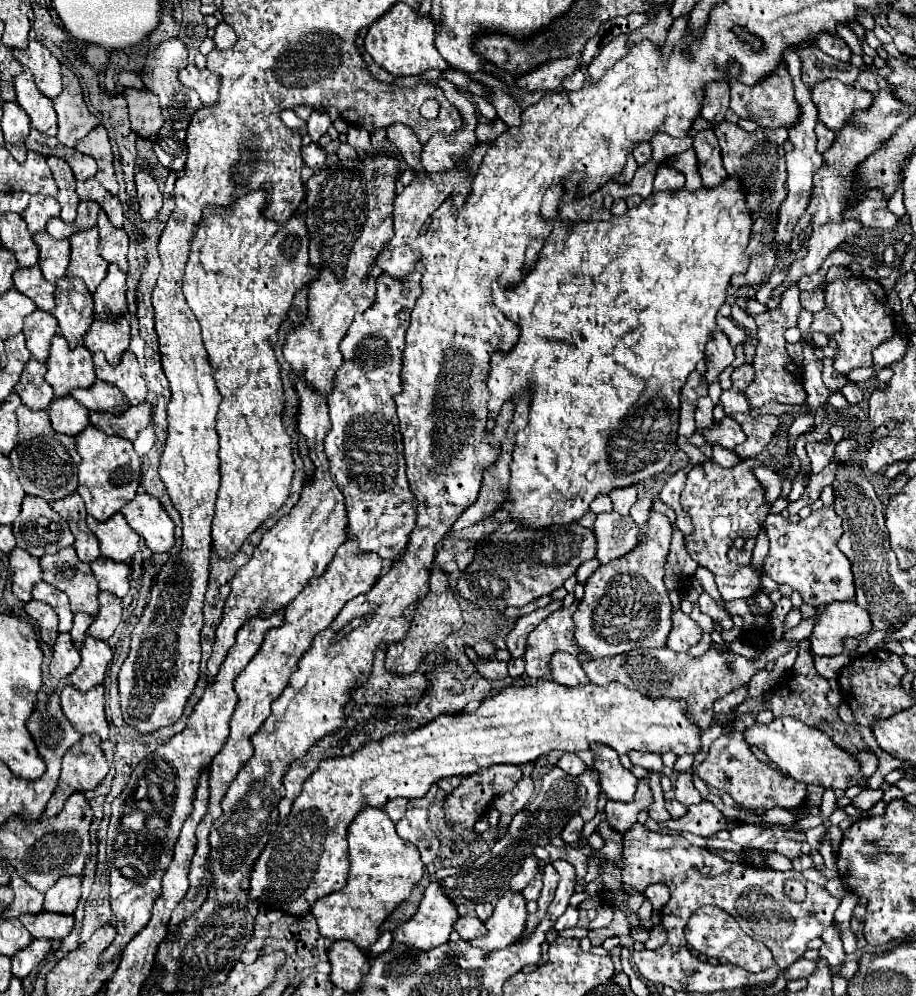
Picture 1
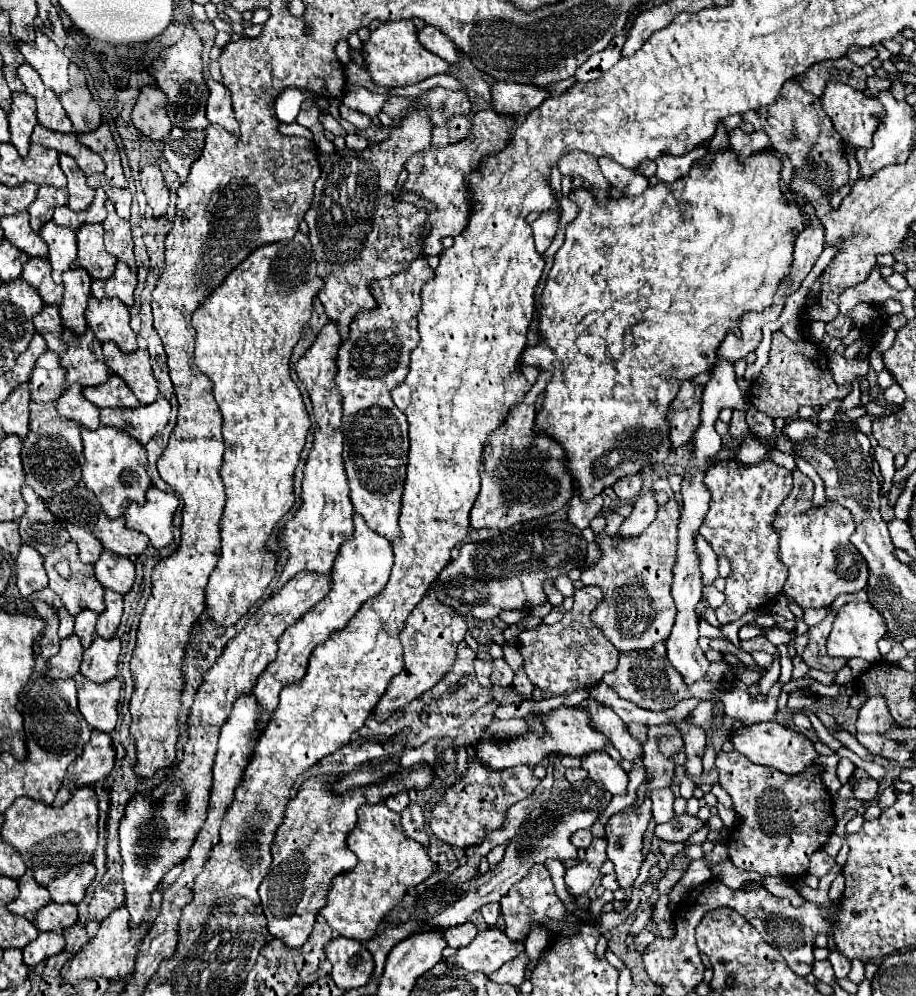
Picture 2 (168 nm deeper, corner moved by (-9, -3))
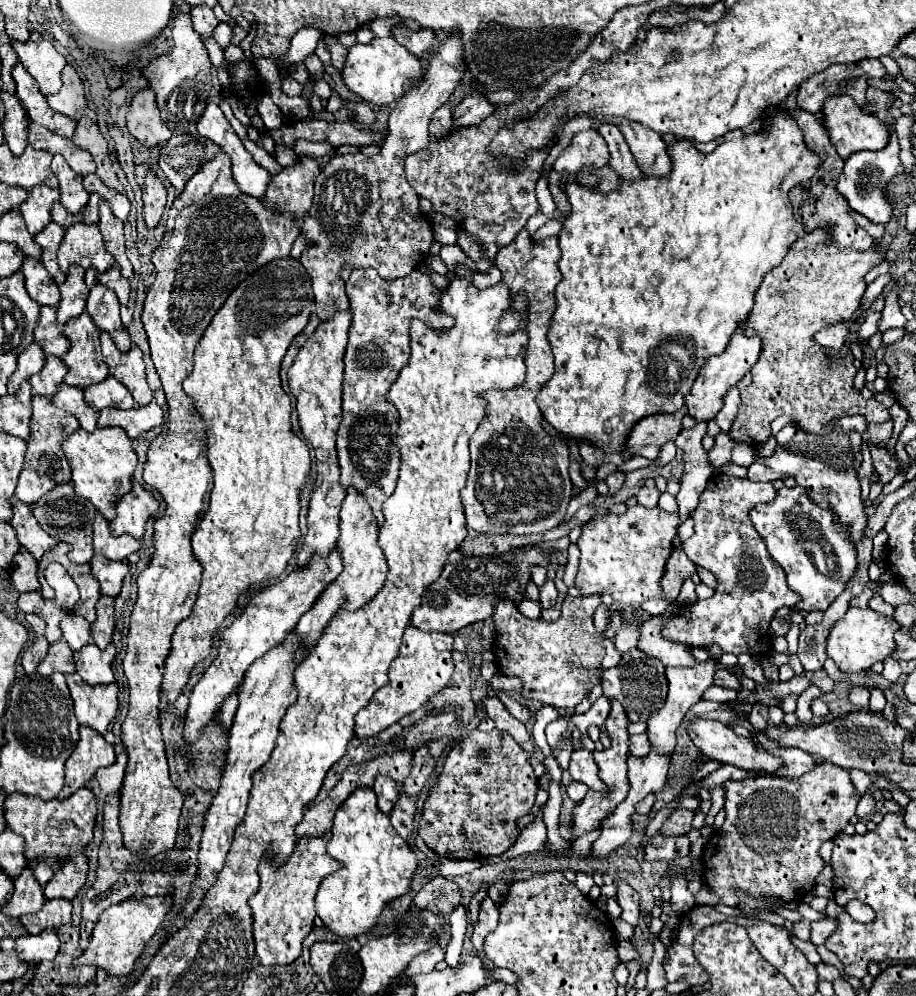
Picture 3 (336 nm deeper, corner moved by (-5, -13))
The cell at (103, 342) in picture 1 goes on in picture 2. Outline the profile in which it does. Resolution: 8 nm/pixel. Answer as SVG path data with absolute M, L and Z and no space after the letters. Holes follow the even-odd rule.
M90 299L86 309L88 327L98 341L114 341L124 353L136 351L136 335L130 327L130 311L120 299Z

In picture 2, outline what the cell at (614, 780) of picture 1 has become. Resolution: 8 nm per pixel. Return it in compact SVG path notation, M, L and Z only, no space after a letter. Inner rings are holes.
M606 751L586 753L582 757L582 767L588 771L592 781L602 783L612 795L626 795L628 773Z

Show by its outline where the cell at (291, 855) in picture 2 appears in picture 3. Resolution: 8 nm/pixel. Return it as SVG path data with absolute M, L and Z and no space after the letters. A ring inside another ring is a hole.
M328 833L318 839L308 839L300 841L290 855L290 859L280 867L274 869L268 865L264 859L258 867L260 875L260 889L258 893L250 899L250 909L252 909L252 931L254 931L254 947L256 947L256 957L260 959L262 965L290 965L296 961L302 953L302 939L312 931L314 927L314 897L318 891L320 881L340 869L342 865L332 859L326 853L326 843L328 843Z

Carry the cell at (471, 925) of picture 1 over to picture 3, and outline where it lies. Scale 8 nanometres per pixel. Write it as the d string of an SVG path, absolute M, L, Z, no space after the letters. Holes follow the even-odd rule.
M436 945L428 951L424 951L422 955L416 955L416 959L412 959L412 963L408 963L408 967L404 969L404 977L414 977L420 973L430 973L434 969L434 965L438 961L444 959L444 951Z

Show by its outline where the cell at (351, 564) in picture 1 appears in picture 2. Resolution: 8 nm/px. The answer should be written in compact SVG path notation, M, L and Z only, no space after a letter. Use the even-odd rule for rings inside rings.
M354 515L354 525L356 525L354 535L340 547L340 551L334 559L334 567L330 573L330 591L326 593L324 601L320 601L320 605L316 605L316 609L312 609L312 613L308 613L296 625L290 625L284 631L284 635L278 641L276 659L258 677L258 683L256 683L252 695L258 701L258 711L260 711L258 731L260 733L264 733L272 713L276 711L280 691L286 685L292 685L294 681L300 681L300 677L304 677L304 673L308 669L308 659L310 659L314 647L318 643L324 643L328 639L328 635L332 635L334 631L344 629L344 625L348 625L348 621L356 615L356 611L362 607L362 603L368 601L368 597L378 595L390 577L392 545L382 535L374 533L360 515Z

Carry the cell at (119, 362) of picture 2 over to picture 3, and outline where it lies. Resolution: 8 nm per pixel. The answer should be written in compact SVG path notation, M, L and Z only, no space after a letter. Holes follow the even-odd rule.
M100 333L100 343L110 375L128 387L128 391L132 393L138 405L148 405L152 401L152 391L148 387L146 373L144 373L142 351L136 345L128 353L118 351L118 347L114 345L108 333Z

